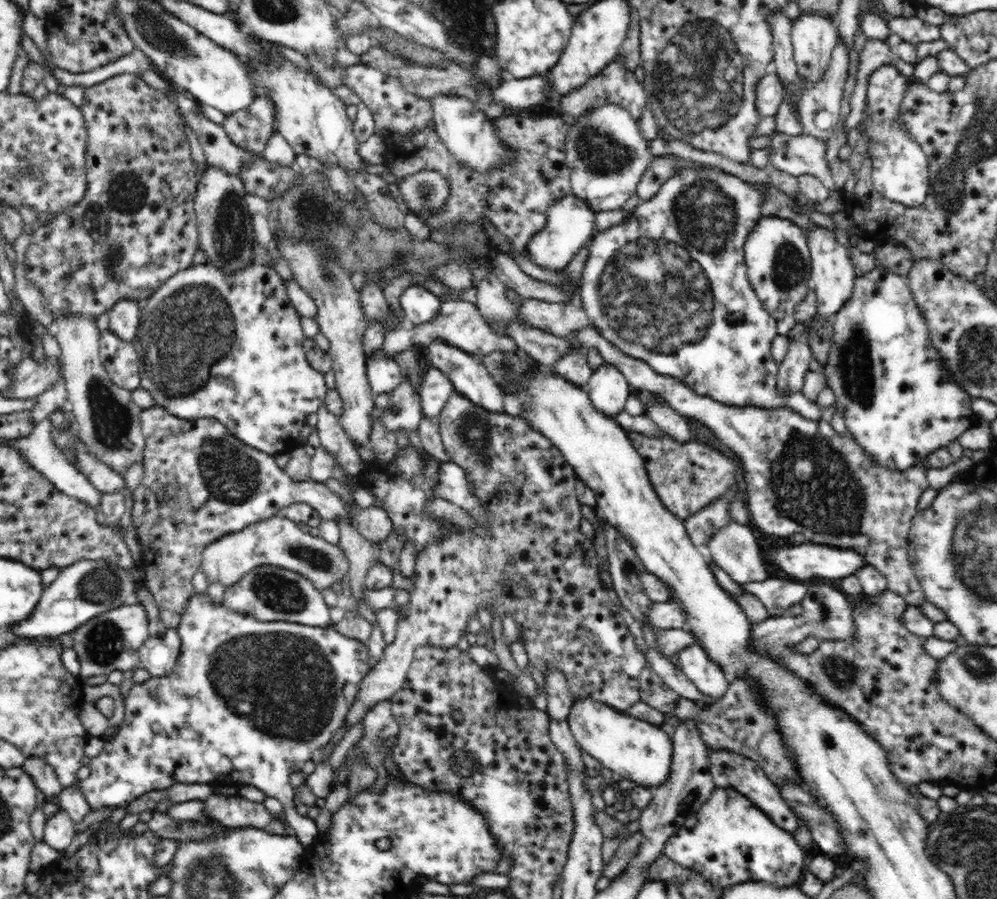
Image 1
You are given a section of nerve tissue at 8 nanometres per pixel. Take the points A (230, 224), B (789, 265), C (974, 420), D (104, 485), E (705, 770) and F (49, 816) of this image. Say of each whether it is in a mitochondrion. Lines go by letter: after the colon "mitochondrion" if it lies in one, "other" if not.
A: mitochondrion
B: mitochondrion
C: other
D: other
E: other
F: other

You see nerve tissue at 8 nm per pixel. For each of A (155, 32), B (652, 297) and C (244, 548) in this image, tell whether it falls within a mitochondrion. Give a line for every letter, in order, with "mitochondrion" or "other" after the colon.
A: mitochondrion
B: mitochondrion
C: other

